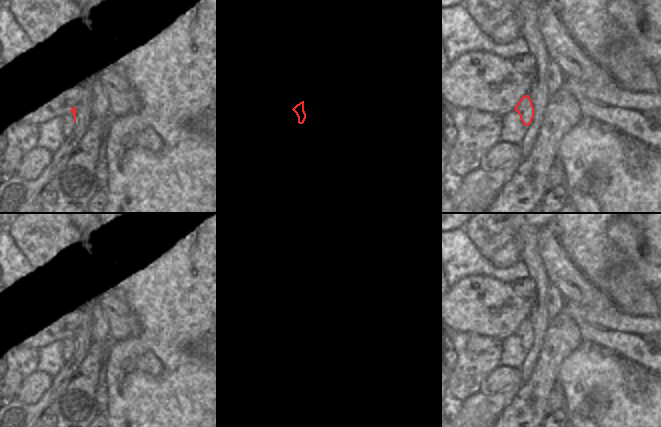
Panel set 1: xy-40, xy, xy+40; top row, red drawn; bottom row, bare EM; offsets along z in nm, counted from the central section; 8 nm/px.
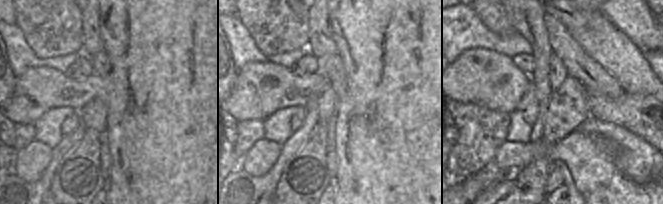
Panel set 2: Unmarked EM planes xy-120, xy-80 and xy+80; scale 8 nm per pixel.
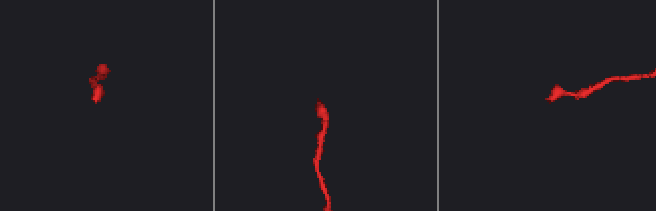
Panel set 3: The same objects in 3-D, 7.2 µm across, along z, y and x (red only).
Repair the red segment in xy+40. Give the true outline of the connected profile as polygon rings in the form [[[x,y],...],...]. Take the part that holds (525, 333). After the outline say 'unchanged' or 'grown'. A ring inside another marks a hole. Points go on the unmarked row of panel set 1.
[[[529,319],[523,320],[514,333],[519,339],[522,347],[529,350],[534,341],[534,331]]]; unchanged

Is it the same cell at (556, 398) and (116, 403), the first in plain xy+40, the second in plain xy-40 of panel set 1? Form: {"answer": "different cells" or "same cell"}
{"answer": "different cells"}

